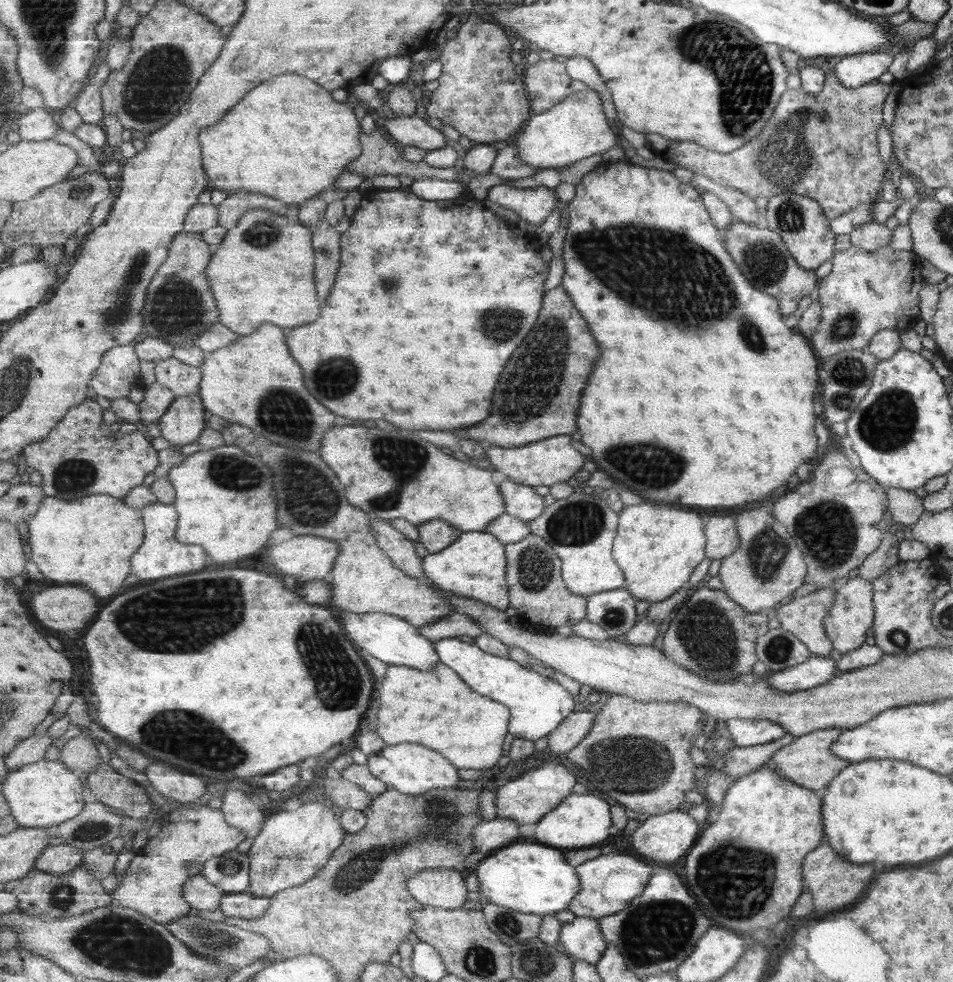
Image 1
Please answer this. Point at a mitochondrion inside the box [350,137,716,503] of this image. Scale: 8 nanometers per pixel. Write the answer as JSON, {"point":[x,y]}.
{"point":[535,381]}

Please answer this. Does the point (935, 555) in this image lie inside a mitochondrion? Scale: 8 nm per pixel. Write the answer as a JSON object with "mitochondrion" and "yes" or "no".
{"mitochondrion":"no"}

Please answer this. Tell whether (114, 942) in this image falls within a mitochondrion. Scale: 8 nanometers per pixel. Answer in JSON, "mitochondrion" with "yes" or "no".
{"mitochondrion":"yes"}

